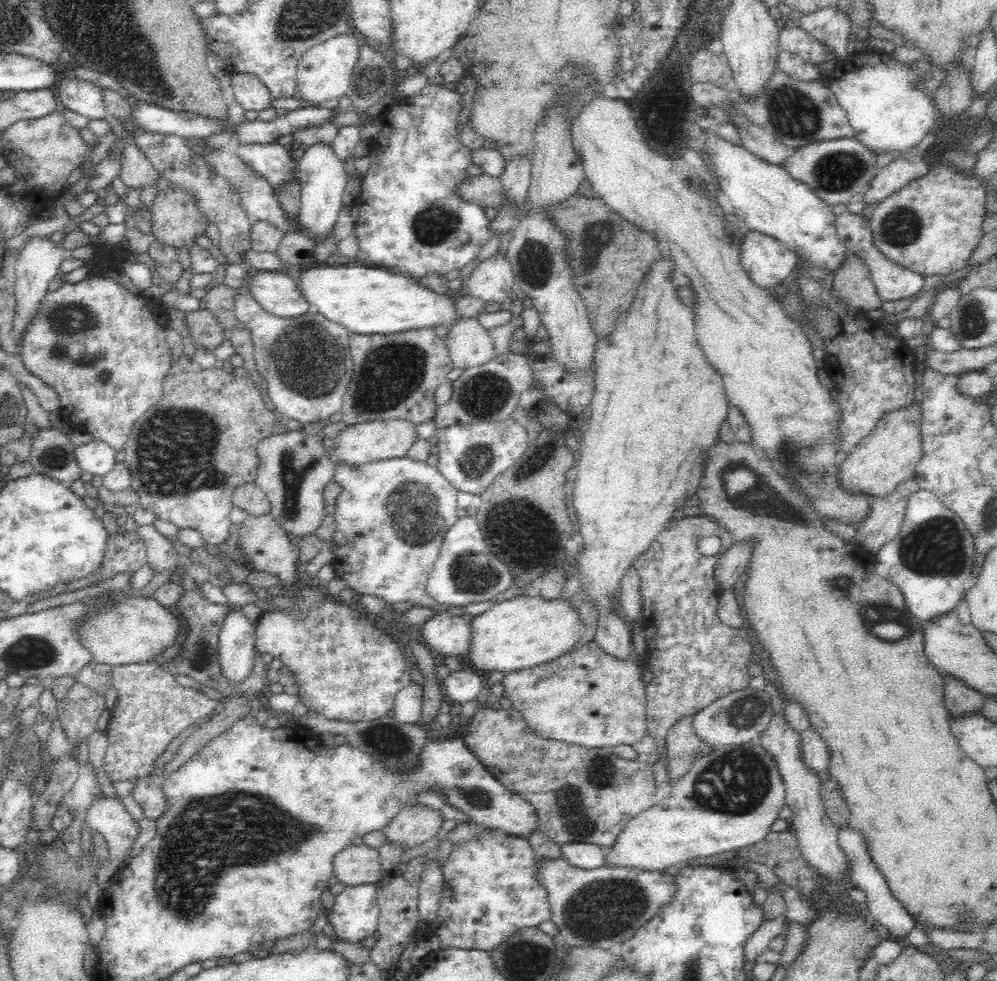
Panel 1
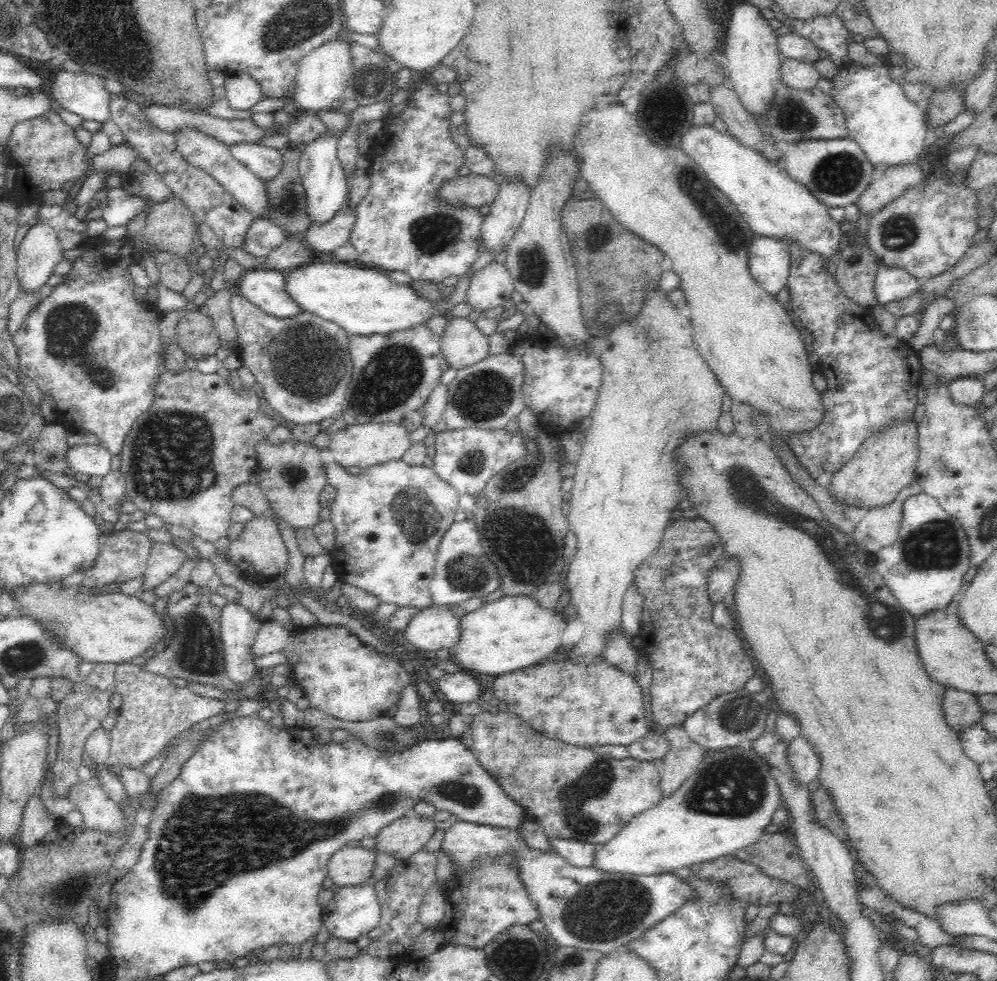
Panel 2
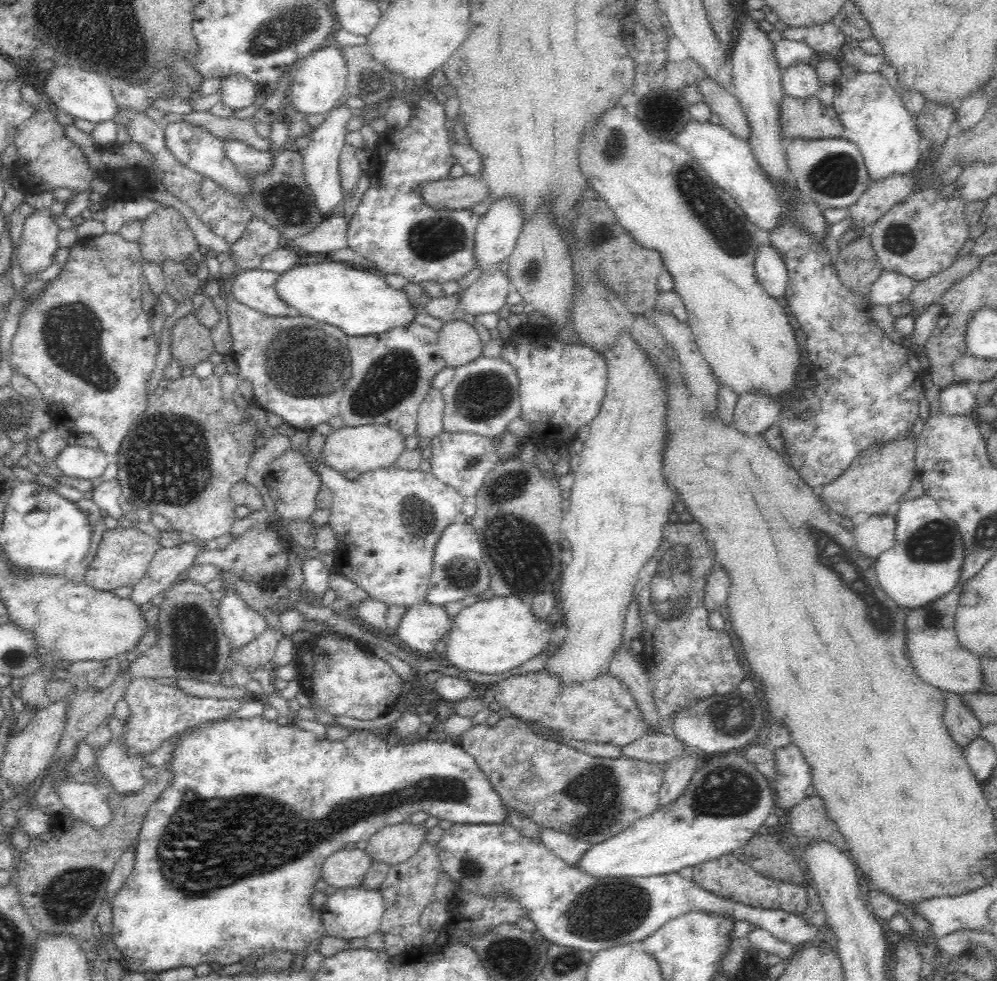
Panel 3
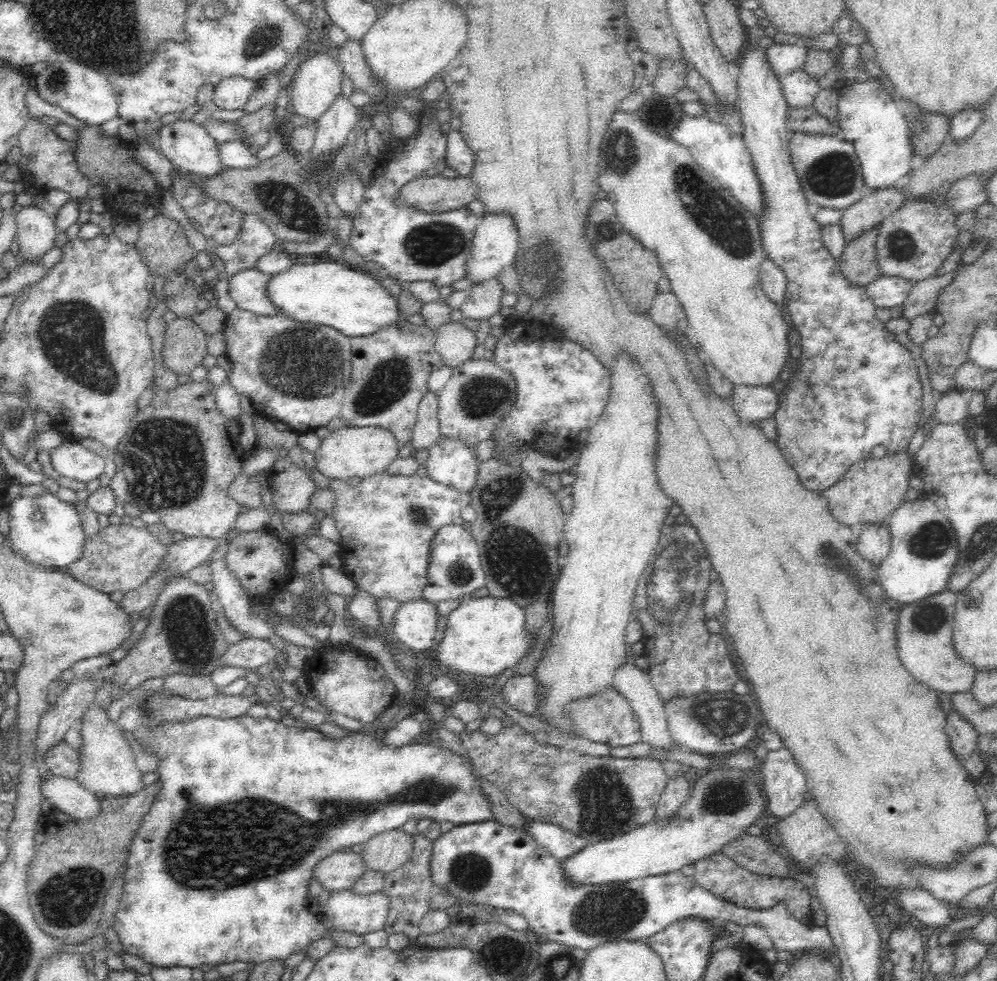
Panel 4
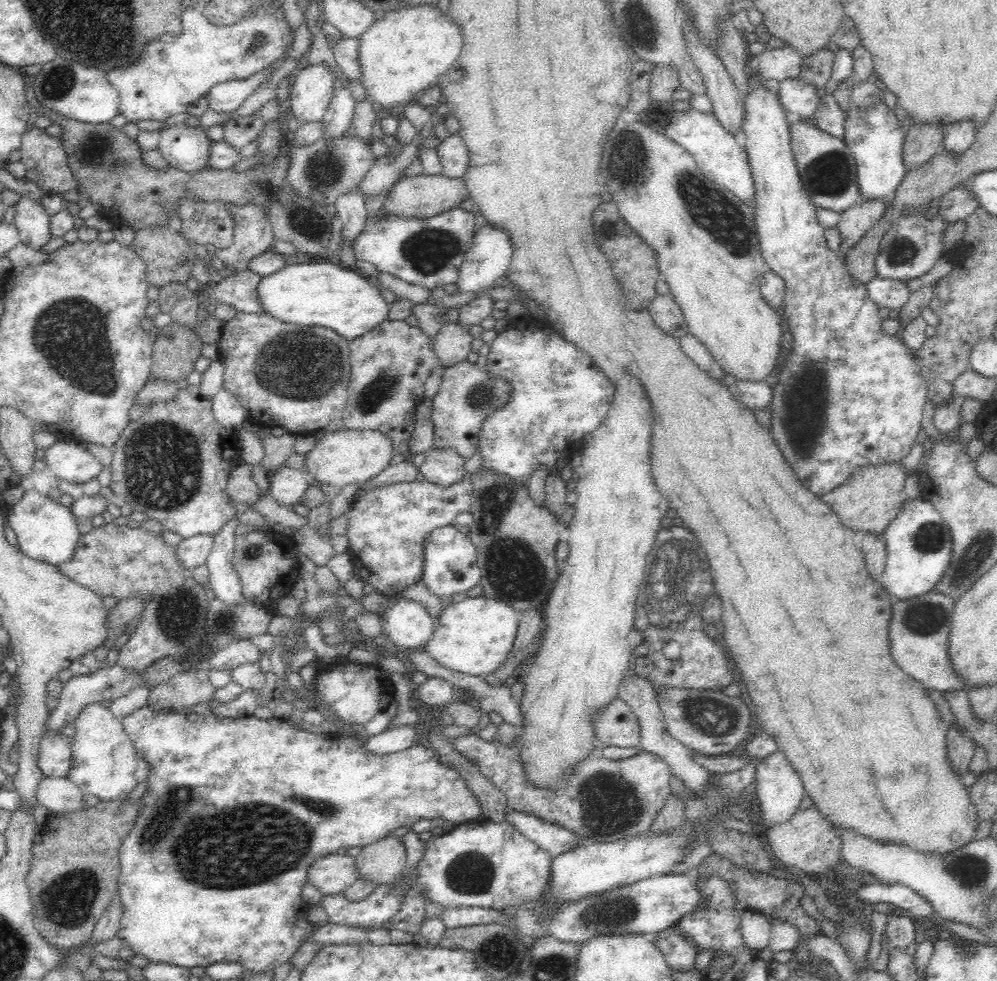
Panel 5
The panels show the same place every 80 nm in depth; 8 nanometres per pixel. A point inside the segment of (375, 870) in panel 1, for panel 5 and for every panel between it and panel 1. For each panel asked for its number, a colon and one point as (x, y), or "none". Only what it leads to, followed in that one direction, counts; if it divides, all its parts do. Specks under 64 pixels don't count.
2: (350, 866)
3: (346, 867)
4: (340, 870)
5: (331, 874)

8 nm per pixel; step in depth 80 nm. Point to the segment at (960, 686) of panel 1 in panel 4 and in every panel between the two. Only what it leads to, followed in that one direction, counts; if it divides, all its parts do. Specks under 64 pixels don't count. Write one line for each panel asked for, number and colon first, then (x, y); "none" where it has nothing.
2: (961, 710)
3: (963, 727)
4: (962, 738)

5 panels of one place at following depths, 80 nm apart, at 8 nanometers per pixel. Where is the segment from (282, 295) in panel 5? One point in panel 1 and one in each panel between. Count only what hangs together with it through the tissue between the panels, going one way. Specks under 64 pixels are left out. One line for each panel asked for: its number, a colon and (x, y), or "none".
1: (367, 300)
2: (363, 301)
3: (356, 300)
4: (351, 300)

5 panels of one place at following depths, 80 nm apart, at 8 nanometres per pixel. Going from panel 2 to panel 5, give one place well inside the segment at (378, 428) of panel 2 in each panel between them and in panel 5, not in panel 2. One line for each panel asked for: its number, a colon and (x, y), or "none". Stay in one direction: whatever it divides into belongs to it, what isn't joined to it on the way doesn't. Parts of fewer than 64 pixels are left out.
3: (365, 448)
4: (347, 452)
5: (344, 457)

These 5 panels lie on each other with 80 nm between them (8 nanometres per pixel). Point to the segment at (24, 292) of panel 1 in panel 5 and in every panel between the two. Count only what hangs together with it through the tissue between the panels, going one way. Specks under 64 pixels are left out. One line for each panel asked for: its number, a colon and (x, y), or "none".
2: (39, 252)
3: (38, 242)
4: (36, 231)
5: (31, 220)

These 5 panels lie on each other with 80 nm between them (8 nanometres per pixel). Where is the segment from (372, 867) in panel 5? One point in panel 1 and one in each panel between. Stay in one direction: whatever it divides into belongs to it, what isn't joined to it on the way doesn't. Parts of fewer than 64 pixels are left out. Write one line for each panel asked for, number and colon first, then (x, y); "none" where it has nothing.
1: (414, 824)
2: (402, 838)
3: (393, 844)
4: (390, 851)

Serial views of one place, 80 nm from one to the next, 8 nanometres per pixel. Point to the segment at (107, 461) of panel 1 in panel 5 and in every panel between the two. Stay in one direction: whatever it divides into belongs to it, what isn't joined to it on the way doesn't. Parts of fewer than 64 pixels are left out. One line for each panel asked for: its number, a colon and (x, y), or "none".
2: (94, 461)
3: (76, 461)
4: (71, 459)
5: (66, 459)

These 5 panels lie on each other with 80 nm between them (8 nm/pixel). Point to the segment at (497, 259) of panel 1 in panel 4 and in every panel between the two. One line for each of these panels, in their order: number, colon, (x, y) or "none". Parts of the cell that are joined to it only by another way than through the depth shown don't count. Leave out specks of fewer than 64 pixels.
2: (491, 286)
3: (487, 294)
4: (483, 300)

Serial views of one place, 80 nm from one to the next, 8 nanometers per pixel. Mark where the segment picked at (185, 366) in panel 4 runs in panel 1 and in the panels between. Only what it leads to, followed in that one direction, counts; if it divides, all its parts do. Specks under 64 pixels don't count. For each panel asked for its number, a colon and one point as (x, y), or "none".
1: (205, 331)
2: (194, 334)
3: (190, 343)

